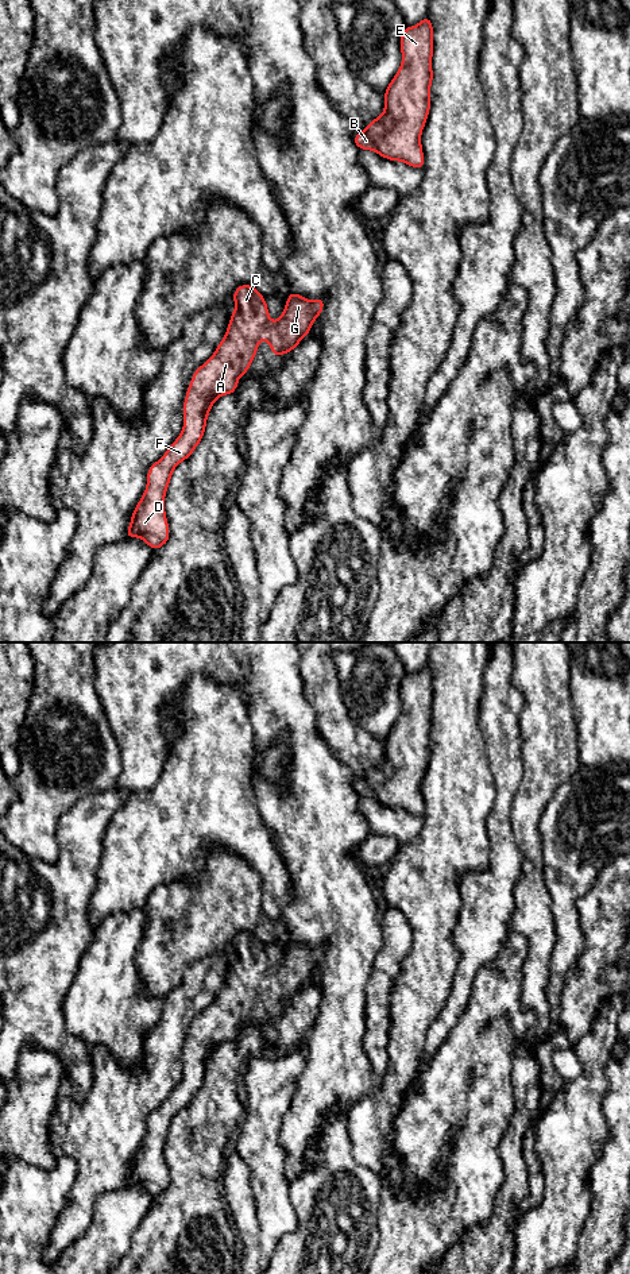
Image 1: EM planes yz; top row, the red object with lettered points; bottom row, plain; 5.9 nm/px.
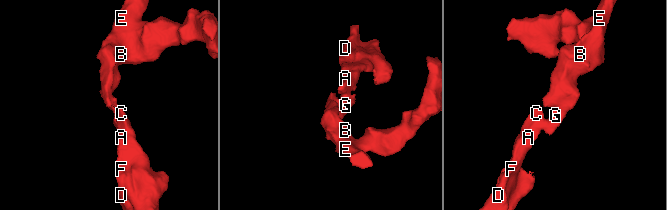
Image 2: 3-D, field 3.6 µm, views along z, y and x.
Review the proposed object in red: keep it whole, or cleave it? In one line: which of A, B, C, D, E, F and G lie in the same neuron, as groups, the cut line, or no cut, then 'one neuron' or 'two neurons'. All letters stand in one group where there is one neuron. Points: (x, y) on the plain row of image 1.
groups A B C D E F G; cut none; one neuron

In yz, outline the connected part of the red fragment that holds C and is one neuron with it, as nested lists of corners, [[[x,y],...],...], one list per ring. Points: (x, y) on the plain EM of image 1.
[[[239,933],[236,935],[233,939],[236,956],[231,962],[227,980],[214,1001],[193,1020],[192,1030],[188,1034],[183,1049],[182,1081],[165,1103],[150,1113],[147,1135],[135,1154],[125,1185],[140,1185],[155,1200],[170,1188],[169,1170],[163,1155],[166,1139],[174,1116],[193,1103],[194,1096],[201,1090],[208,1062],[214,1049],[219,1045],[236,1039],[239,1026],[250,1018],[252,1007],[258,1001],[258,991],[262,987],[267,987],[270,997],[275,1004],[283,1004],[286,1000],[294,999],[298,991],[310,981],[314,968],[322,961],[324,949],[324,945],[309,949],[304,943],[290,939],[282,964],[271,970],[266,946],[252,933]]]

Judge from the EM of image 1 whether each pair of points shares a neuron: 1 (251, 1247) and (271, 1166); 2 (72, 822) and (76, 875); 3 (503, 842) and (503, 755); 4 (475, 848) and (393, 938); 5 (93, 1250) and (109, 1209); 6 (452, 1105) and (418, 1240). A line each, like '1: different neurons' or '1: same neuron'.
1: different neurons
2: same neuron
3: same neuron
4: different neurons
5: same neuron
6: same neuron

